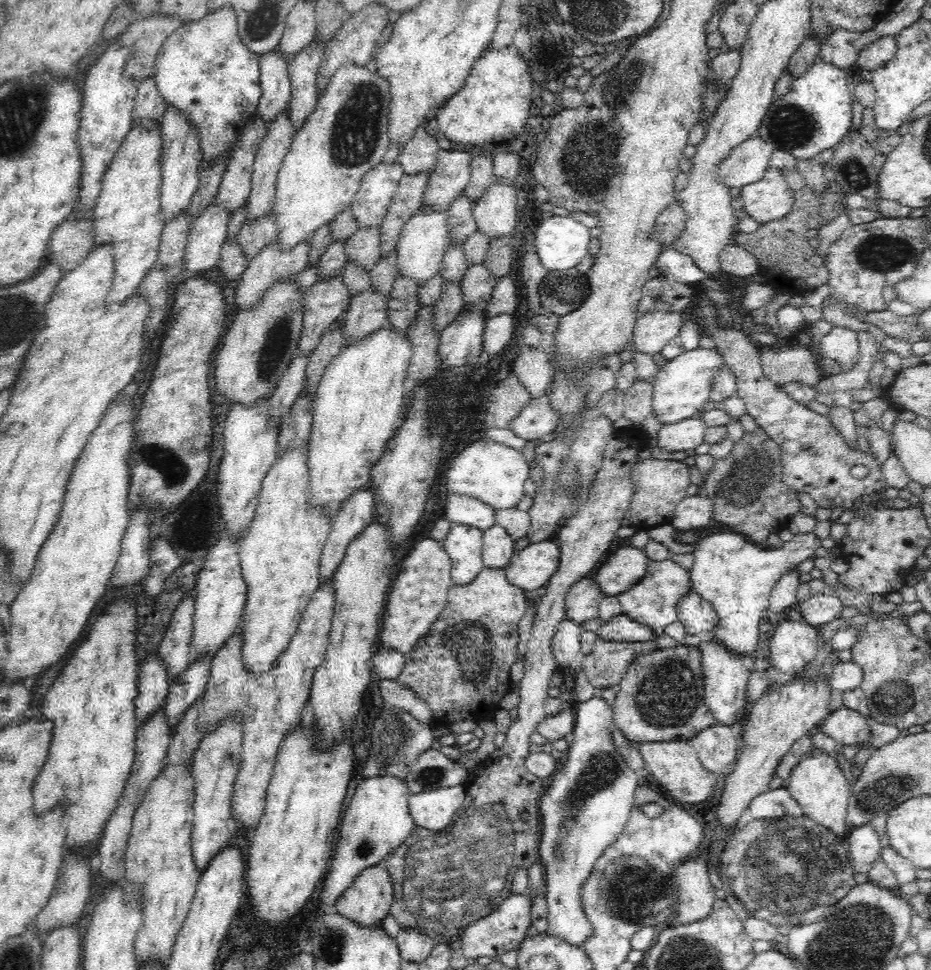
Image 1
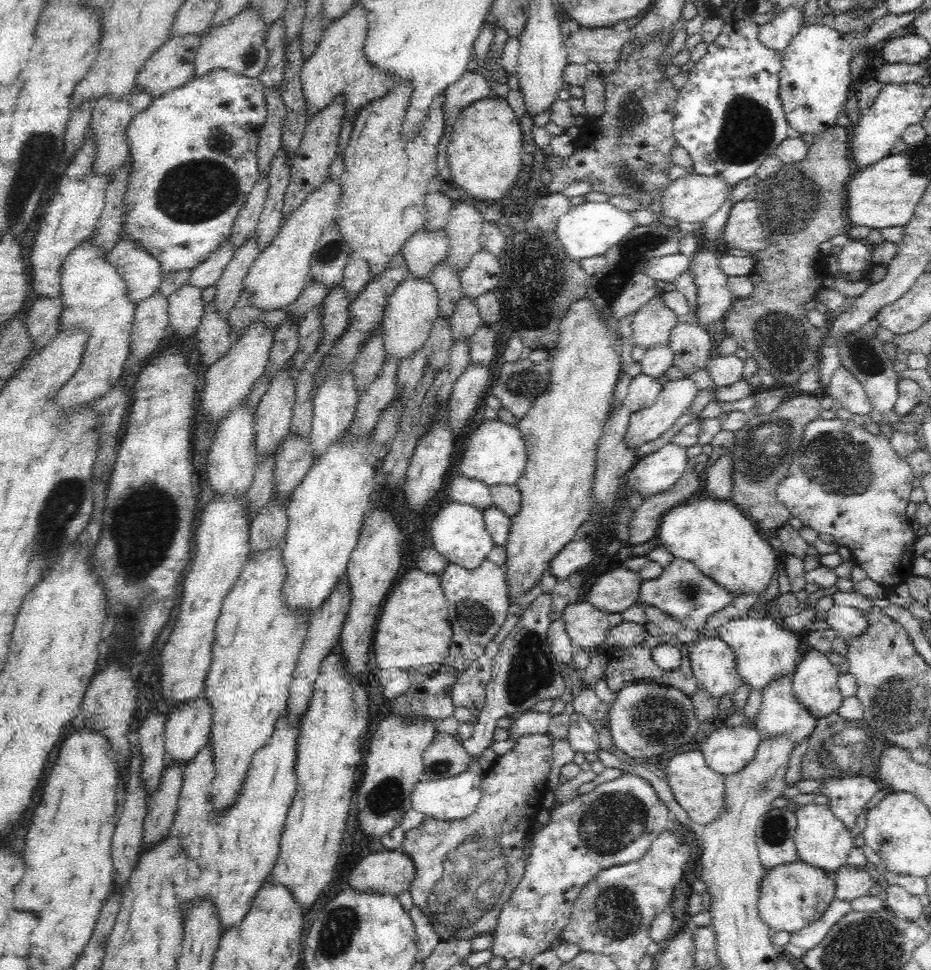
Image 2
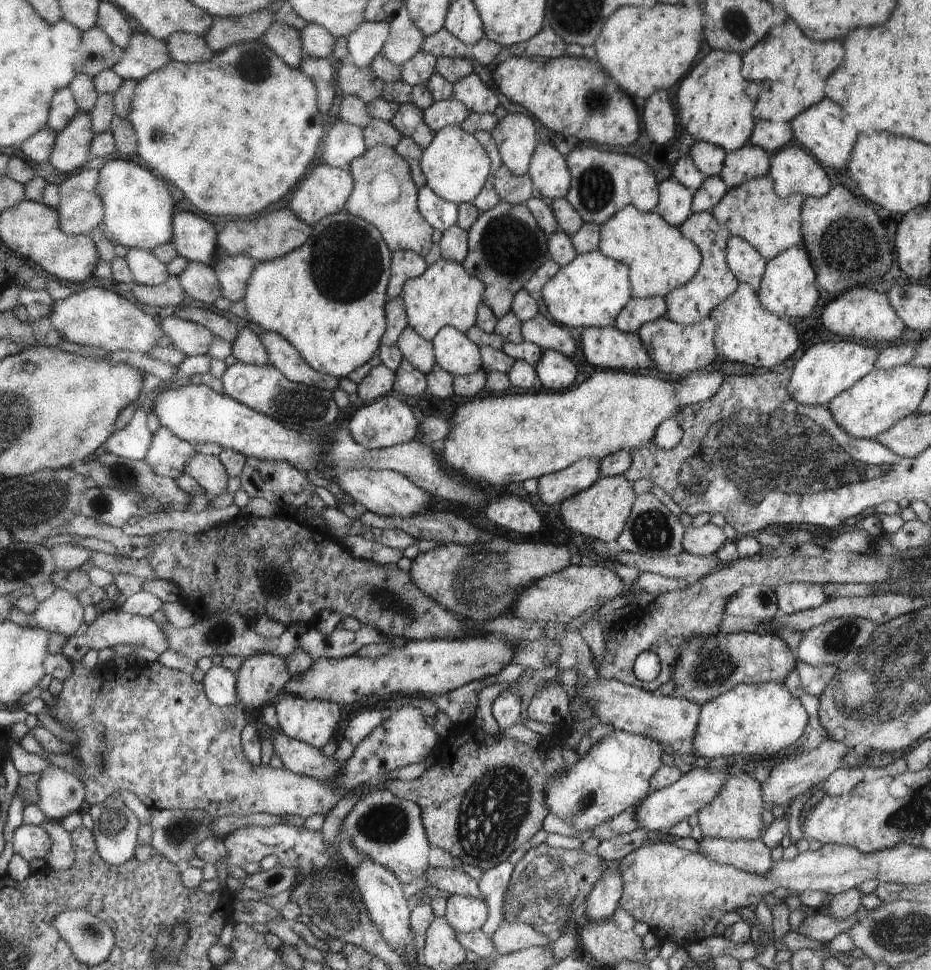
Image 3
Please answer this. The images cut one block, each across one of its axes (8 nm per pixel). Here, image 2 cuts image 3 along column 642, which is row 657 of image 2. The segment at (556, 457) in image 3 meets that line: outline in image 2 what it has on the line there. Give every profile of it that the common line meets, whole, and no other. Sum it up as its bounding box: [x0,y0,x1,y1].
[373,568,453,674]

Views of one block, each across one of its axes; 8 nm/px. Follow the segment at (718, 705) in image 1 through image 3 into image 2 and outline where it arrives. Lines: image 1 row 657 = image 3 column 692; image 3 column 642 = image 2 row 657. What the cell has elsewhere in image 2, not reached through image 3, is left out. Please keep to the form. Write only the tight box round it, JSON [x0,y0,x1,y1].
[689,631,743,702]

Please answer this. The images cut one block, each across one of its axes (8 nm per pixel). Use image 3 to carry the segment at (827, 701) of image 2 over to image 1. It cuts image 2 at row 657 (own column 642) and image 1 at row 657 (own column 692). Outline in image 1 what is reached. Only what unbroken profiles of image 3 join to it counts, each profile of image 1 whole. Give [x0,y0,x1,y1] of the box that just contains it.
[769,621,818,674]

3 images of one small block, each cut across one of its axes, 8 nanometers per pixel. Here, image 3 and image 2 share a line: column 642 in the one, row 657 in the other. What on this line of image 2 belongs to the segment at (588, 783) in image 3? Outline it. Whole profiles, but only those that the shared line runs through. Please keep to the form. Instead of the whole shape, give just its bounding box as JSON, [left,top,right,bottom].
[715,617,802,690]

